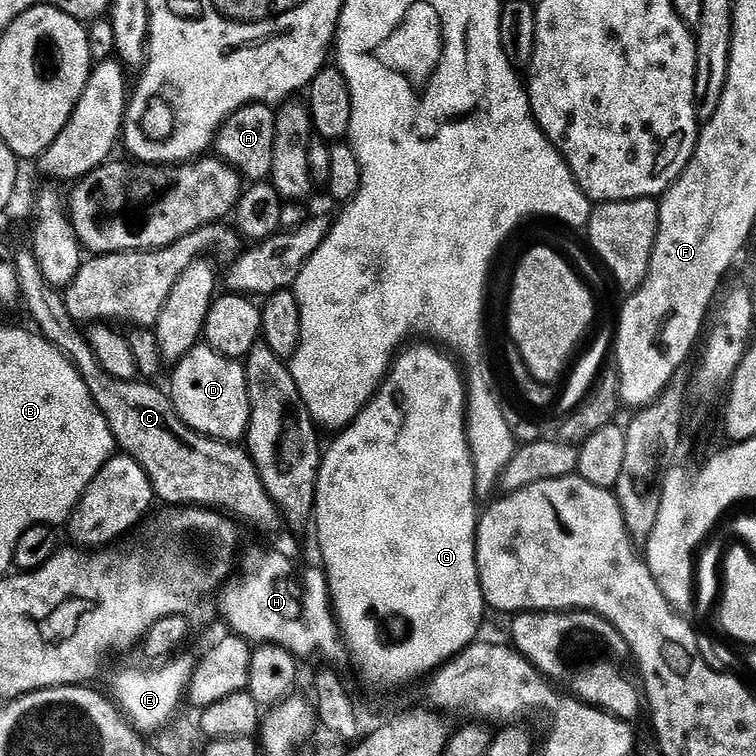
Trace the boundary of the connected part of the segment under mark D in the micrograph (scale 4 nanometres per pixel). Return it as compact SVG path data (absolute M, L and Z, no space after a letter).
M195 346L175 361L170 397L178 418L210 439L240 442L248 435L250 398L244 365L207 346Z

